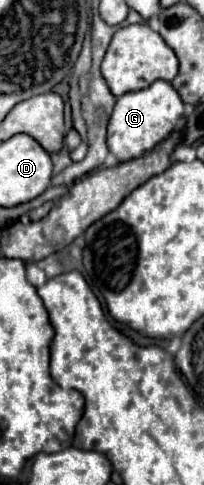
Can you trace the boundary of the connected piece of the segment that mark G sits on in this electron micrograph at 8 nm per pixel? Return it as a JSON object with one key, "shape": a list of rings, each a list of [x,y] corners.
{"shape":[[[154,81],[150,87],[124,93],[118,97],[114,113],[108,123],[108,149],[118,161],[128,161],[150,151],[164,141],[180,123],[184,115],[184,101],[168,81]]]}

